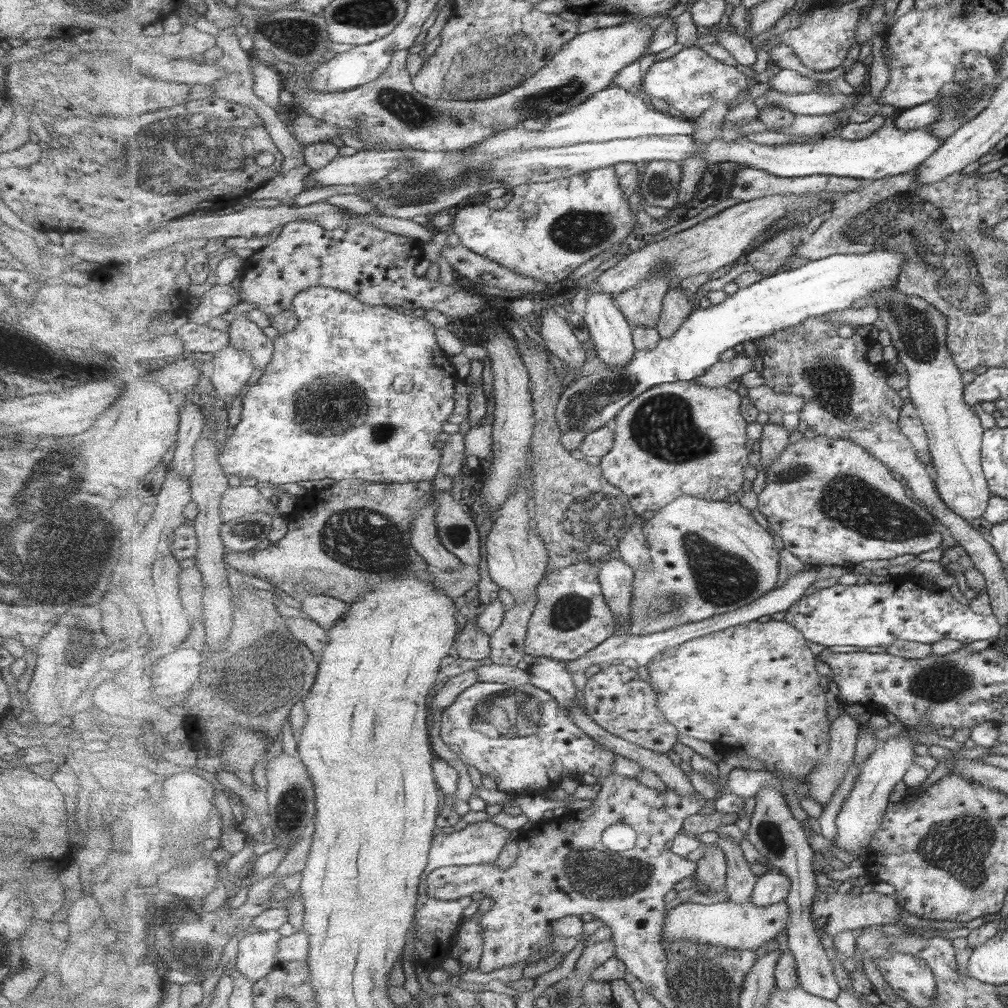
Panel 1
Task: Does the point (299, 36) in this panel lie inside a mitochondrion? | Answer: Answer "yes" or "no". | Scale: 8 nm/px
yes

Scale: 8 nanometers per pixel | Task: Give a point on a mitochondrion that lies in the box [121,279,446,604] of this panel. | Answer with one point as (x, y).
(365, 540)

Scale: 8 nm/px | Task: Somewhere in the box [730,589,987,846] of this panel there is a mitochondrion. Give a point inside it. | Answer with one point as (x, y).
(939, 681)

